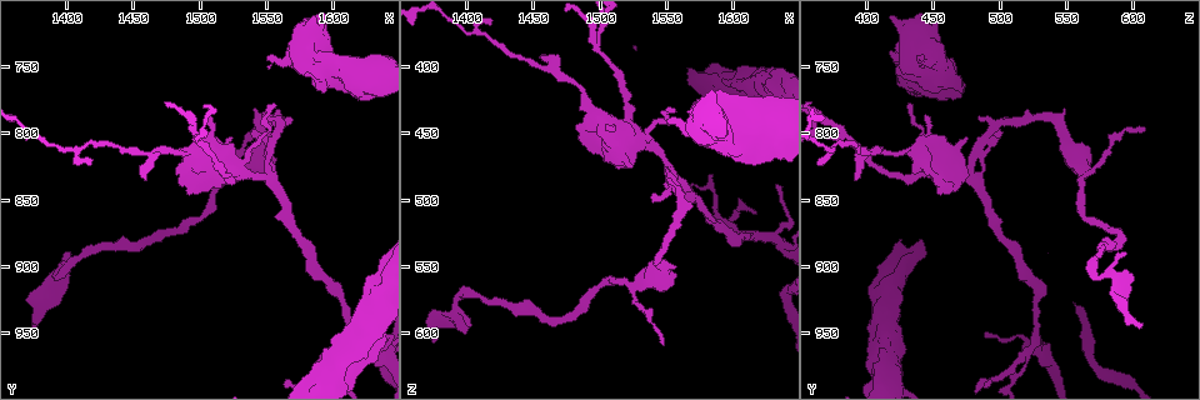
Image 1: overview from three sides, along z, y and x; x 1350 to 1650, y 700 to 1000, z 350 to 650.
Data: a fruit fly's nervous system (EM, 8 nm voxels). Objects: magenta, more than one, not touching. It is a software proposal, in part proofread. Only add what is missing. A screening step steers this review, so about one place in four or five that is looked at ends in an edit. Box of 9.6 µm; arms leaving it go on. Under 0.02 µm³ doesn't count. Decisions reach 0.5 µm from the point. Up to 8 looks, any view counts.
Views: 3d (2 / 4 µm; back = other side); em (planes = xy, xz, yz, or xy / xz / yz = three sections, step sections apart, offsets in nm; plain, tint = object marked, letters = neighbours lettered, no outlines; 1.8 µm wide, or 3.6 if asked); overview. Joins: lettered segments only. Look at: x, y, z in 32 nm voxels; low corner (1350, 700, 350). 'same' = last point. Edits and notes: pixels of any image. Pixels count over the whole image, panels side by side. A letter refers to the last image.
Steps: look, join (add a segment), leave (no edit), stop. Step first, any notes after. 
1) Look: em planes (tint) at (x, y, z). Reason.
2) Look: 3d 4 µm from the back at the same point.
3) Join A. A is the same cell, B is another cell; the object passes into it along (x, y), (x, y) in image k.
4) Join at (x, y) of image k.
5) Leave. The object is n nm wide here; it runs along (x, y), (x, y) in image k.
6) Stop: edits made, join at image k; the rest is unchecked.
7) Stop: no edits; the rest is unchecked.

Look: 3d 4 µm at (1394, 906, 572). Abrupt turn.

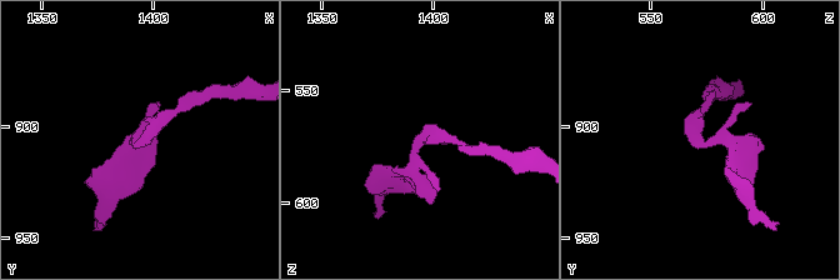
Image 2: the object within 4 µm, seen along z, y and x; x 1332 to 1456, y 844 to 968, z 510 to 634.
Look: em yz step 8 (letters) at (1396, 906, 570). Need the tissue.

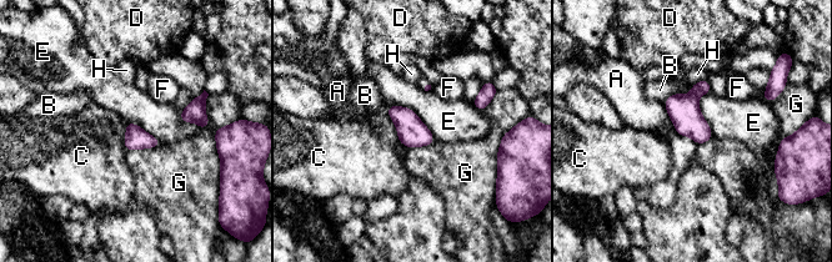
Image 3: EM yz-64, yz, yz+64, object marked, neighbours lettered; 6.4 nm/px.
Leave. The object is 140 nm wide here; the longest contact is with E, 380 nm; A, B, C, D, E, F, G and H are other cells; no lettered segment goes on from it.

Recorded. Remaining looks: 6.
Look: em planes (tint) at (1374, 944, 606). An open end.

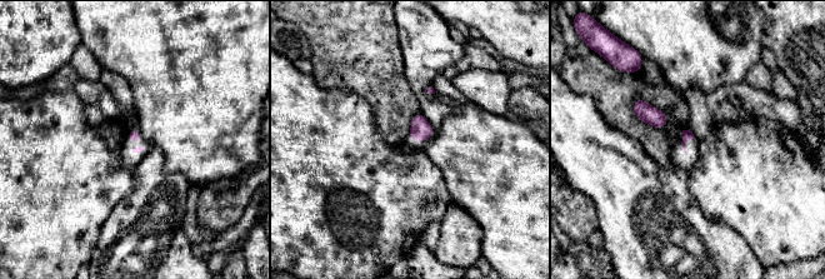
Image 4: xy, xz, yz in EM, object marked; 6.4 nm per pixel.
Look: em planes (letters) at the same point. See the neighbours.

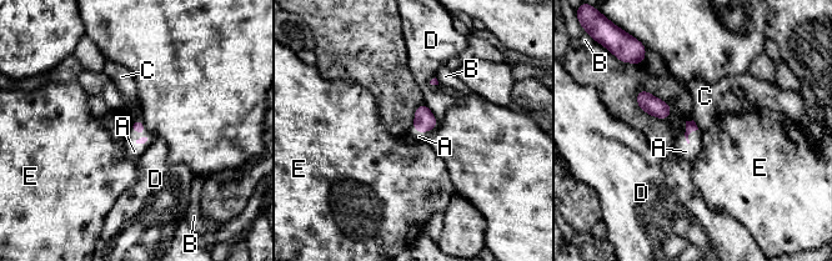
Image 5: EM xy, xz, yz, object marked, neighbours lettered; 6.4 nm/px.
Join at (686, 151) of image 5. The longest contact is with D, 160 nm; A is the same cell, B, C, D and E are other cells; the object passes into it along (691, 126), (688, 134), (686, 151) in image 5; the neuron continues.

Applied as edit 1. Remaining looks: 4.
Look: overview.

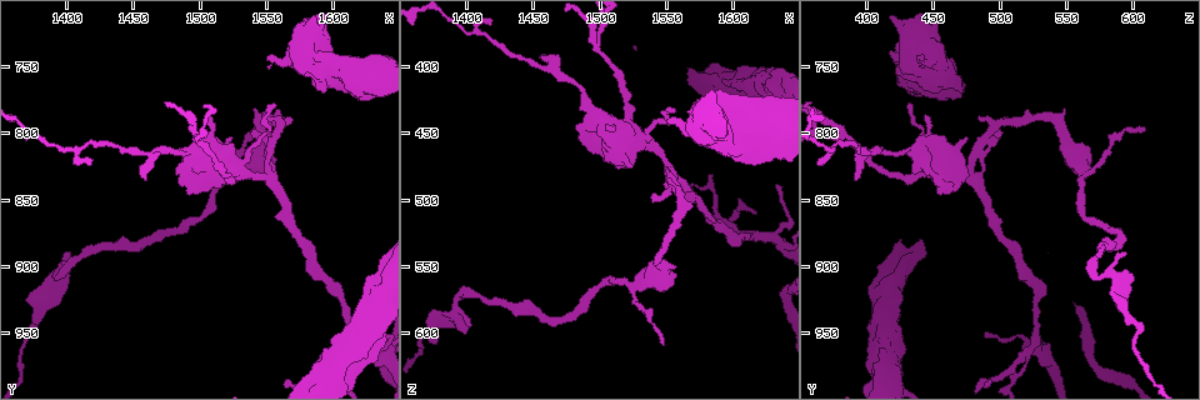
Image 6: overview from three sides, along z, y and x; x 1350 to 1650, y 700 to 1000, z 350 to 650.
Look: em 3.6 µm xz step 8 (letters) at (1498, 840, 460). Thick turns thin.

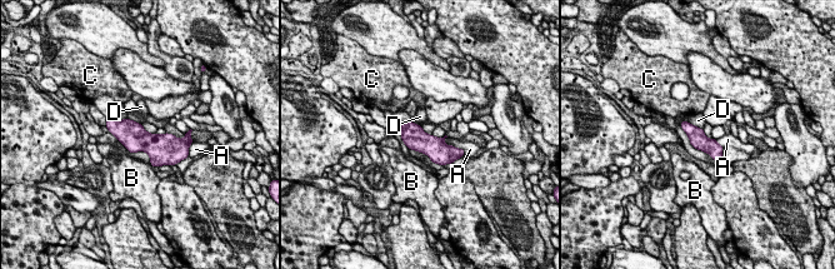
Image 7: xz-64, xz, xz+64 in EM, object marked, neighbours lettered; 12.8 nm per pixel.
Leave. The object is 220 nm wide here; A, B, C and D are other cells; a border runs along (119, 140), (129, 150) in image 7; no lettered segment goes on from it.

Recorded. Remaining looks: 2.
Stop: edits made, join at image 5; the rest is unchecked.

